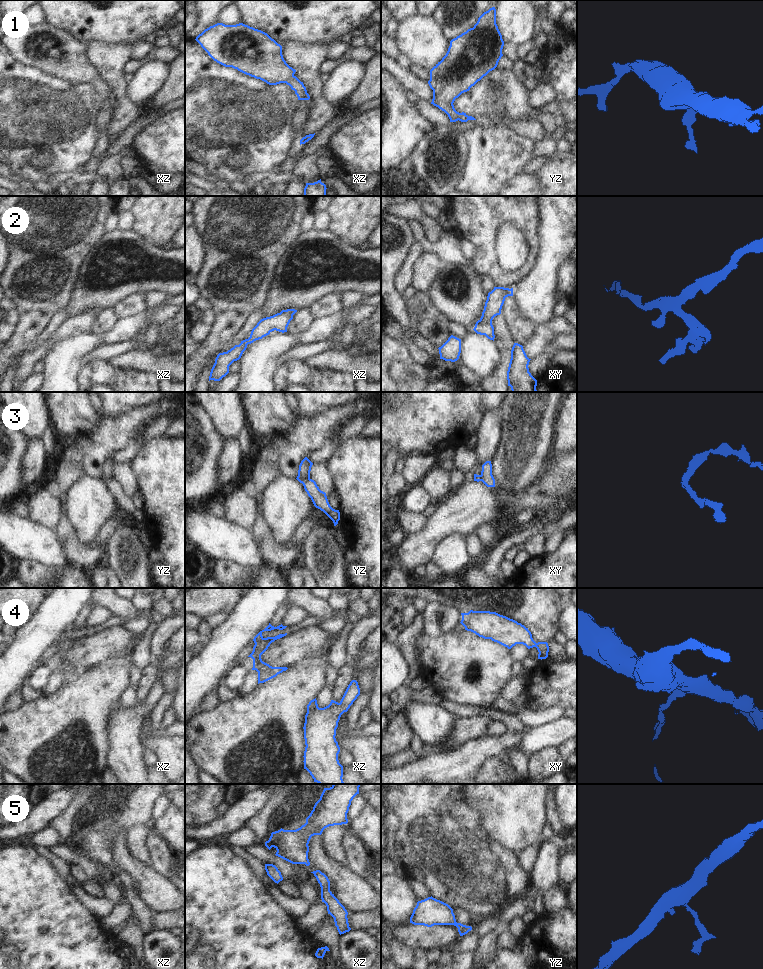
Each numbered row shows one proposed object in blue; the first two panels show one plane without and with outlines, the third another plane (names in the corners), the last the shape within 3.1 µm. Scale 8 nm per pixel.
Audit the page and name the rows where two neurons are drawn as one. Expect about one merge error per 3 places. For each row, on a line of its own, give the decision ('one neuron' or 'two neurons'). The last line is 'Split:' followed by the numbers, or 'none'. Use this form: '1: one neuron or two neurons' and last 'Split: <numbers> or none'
1: one neuron
2: two neurons
3: two neurons
4: one neuron
5: one neuron
Split: 2, 3

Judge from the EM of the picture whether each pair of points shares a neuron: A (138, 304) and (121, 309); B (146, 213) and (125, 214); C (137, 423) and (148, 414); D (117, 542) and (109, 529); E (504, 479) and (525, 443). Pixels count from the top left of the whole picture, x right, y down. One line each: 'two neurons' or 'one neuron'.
A: one neuron
B: two neurons
C: one neuron
D: two neurons
E: one neuron

